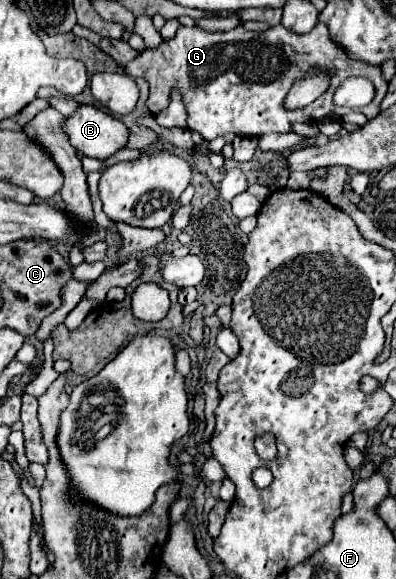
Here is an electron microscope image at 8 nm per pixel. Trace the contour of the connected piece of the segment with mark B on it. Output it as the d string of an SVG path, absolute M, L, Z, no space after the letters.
M80 104L60 128L78 152L92 158L108 158L128 140L128 128L92 104Z

